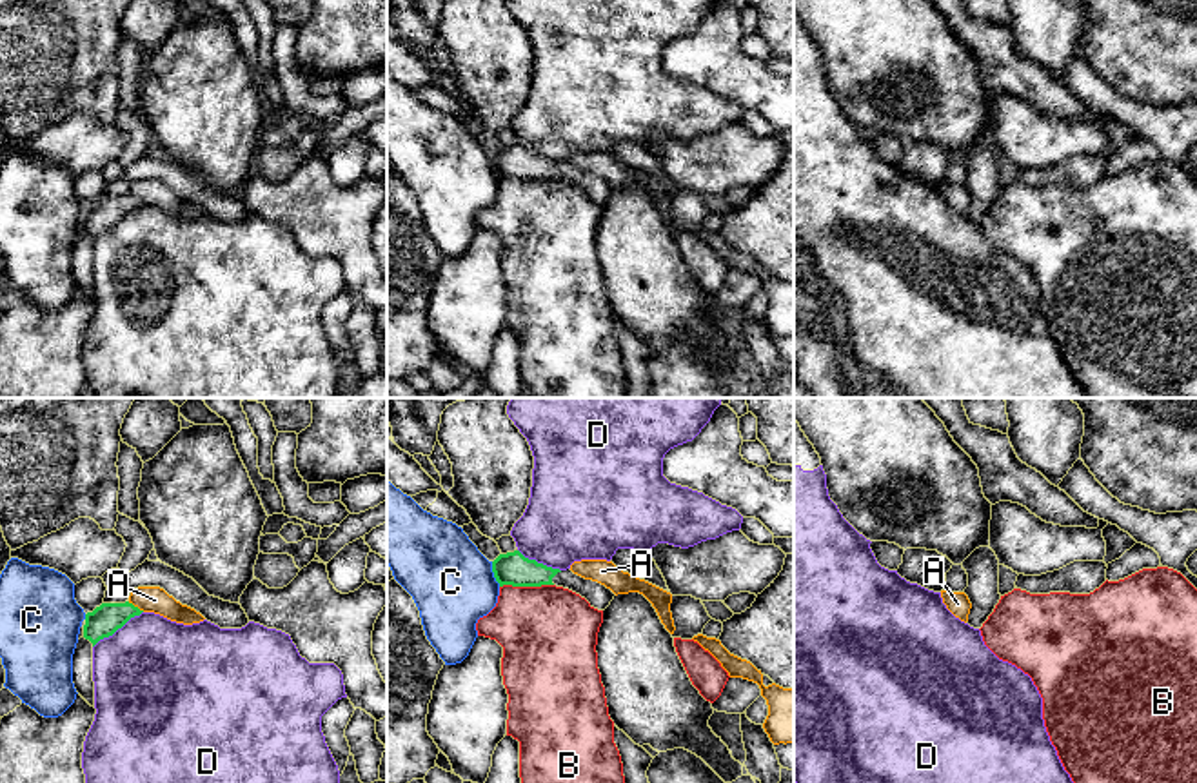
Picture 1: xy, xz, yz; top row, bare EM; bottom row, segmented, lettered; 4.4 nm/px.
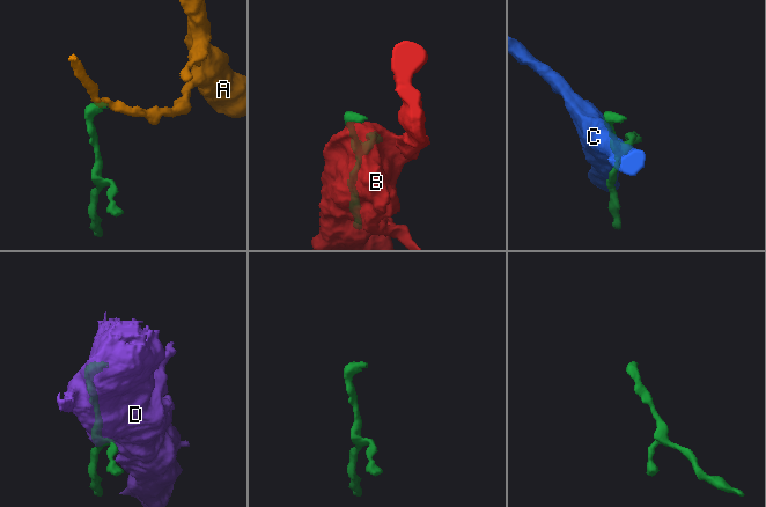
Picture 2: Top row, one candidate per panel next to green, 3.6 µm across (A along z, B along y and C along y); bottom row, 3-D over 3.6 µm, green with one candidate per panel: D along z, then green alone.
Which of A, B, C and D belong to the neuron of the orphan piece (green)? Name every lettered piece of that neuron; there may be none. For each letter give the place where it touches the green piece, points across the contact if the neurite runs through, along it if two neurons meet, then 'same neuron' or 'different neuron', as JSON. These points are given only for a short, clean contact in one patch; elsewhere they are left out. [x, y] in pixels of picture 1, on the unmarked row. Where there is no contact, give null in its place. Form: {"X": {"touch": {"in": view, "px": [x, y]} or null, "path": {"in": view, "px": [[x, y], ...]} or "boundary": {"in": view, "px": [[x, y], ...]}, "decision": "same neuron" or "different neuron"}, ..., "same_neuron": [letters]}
{"A": {"touch": {"in": "xy", "px": [137, 200]}, "boundary": {"in": "xy", "px": [[128, 195], [144, 204]]}, "decision": "different neuron"}, "B": {"touch": {"in": "xz", "px": [525, 178]}, "decision": "different neuron"}, "C": {"touch": {"in": "xz", "px": [494, 168]}, "decision": "different neuron"}, "D": {"touch": {"in": "xy", "px": [117, 222]}, "decision": "different neuron"}, "same_neuron": []}

